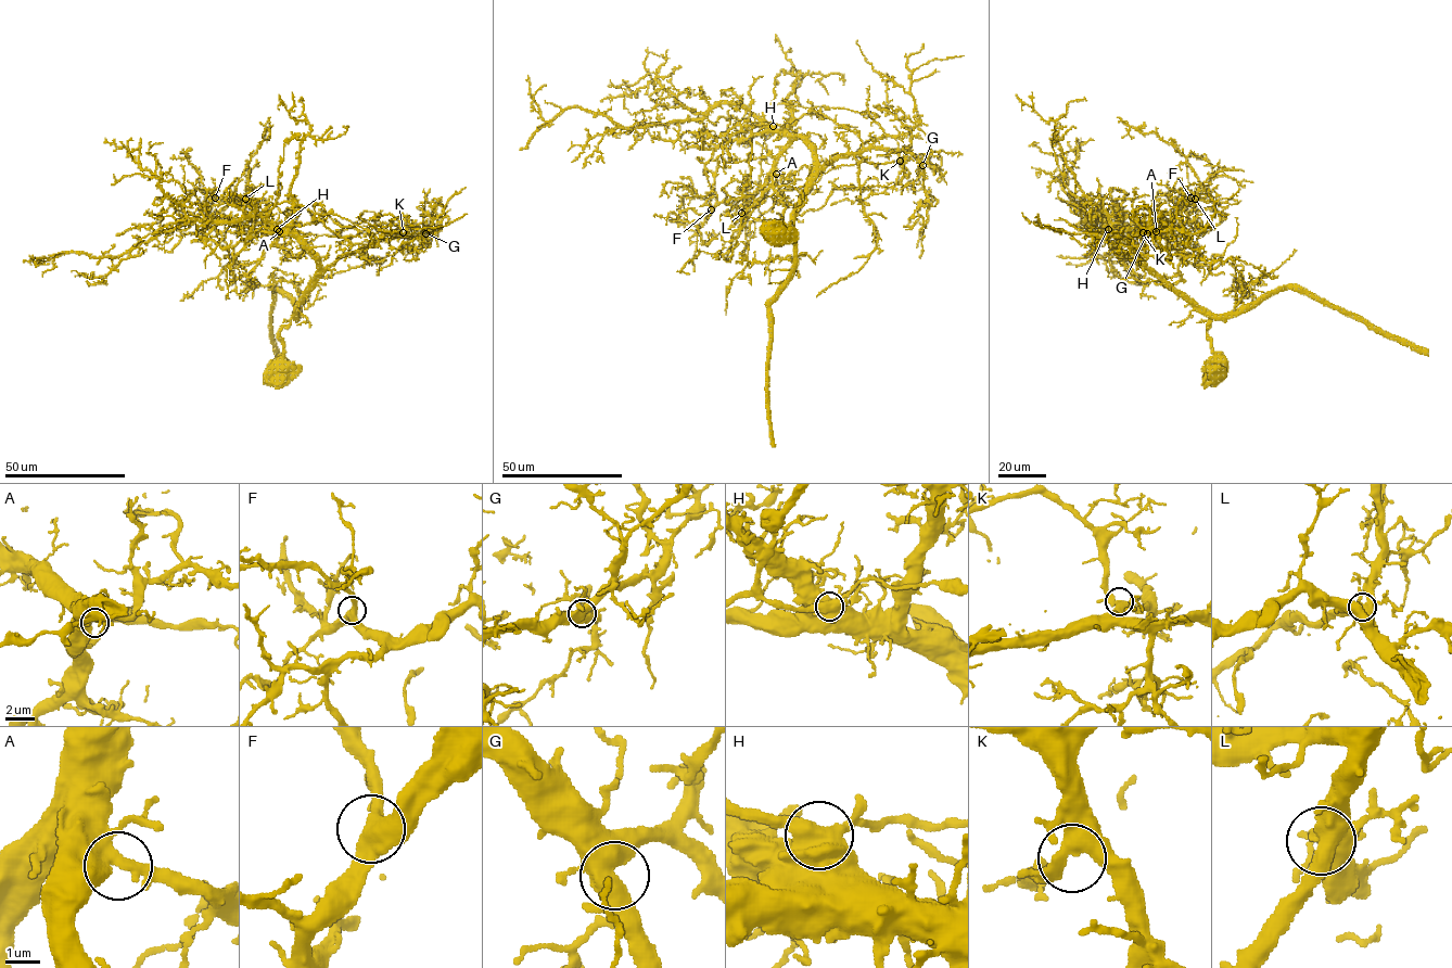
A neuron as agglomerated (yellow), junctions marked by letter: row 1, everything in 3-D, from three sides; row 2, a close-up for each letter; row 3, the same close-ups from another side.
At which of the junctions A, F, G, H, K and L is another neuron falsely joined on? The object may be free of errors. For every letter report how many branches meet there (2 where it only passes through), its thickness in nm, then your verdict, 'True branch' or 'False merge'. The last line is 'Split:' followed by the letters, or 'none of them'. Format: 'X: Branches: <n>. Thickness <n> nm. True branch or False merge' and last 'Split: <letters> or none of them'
A: Branches: 3. Thickness 380 nm. True branch
F: Branches: 4. Thickness 440 nm. True branch
G: Branches: 3. Thickness 500 nm. True branch
H: Branches: 4. Thickness 650 nm. False merge
K: Branches: 3. Thickness 400 nm. True branch
L: Branches: 5. Thickness 480 nm. True branch
Split: H

